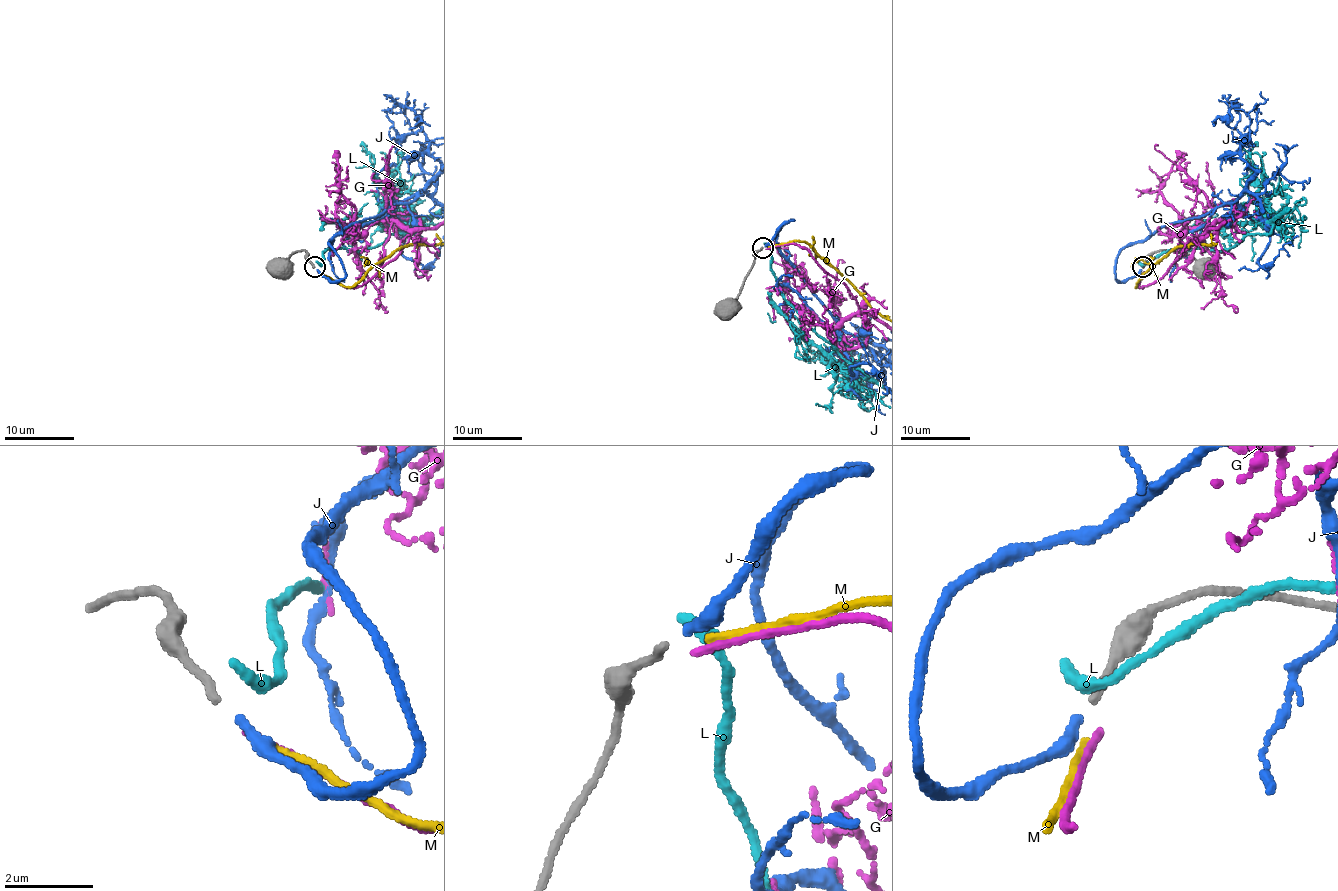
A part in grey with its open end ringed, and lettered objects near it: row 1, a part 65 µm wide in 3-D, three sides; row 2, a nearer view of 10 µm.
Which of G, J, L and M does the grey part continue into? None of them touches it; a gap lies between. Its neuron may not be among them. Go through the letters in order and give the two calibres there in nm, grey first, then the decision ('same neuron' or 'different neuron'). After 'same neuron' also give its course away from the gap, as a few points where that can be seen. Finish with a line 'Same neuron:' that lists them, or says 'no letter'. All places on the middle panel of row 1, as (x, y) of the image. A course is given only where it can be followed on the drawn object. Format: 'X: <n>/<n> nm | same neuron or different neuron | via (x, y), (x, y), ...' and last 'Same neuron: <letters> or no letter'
G: 190/160 nm | different neuron
J: 190/280 nm | different neuron
L: 190/360 nm | different neuron
M: 190/150 nm | different neuron
Same neuron: no letter

